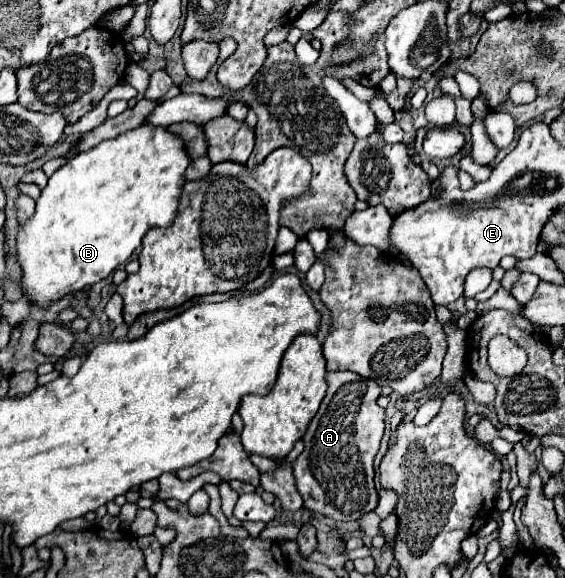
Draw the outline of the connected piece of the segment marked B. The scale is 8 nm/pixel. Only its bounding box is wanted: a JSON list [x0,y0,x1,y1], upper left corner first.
[18,124,192,306]

